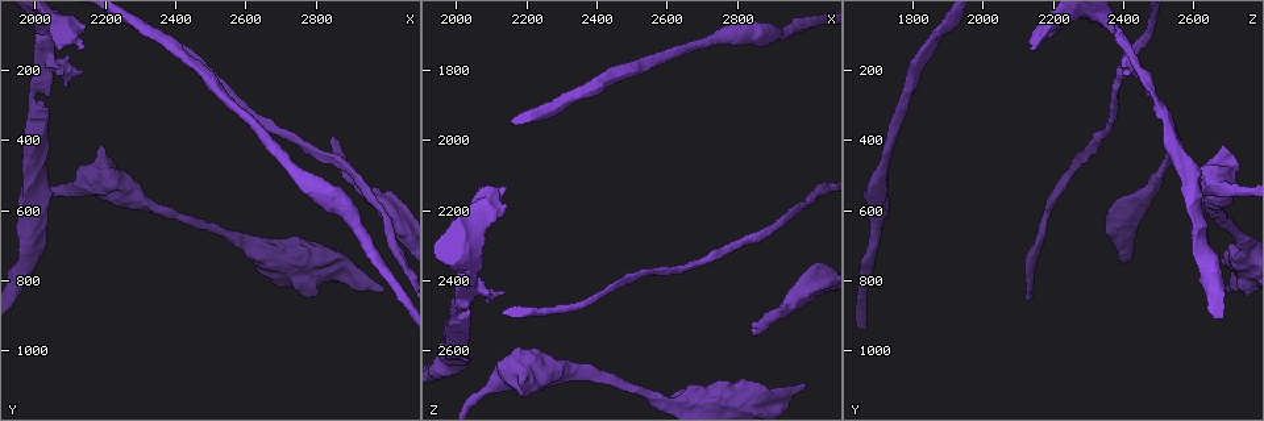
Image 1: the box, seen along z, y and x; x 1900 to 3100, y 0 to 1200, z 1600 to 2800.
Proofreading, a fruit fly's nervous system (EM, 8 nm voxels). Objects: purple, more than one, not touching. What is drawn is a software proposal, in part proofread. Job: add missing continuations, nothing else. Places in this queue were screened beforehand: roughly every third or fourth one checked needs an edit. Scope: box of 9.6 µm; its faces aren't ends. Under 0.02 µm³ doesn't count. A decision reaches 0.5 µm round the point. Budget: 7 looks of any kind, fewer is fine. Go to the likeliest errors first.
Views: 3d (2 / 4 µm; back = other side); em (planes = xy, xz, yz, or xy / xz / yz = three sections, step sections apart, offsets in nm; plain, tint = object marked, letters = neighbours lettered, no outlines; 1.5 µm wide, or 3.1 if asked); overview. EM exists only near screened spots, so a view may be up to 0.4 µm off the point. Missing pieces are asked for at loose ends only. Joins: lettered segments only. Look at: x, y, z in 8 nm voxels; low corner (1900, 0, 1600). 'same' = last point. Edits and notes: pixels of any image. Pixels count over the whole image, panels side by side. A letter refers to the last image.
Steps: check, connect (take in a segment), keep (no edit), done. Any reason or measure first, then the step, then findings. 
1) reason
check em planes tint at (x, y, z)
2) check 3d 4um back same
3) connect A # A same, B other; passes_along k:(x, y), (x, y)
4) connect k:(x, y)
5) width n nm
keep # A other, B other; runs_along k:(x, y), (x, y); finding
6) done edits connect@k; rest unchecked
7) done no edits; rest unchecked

an open end
check 3d 2um at (2850, 390, 2550)

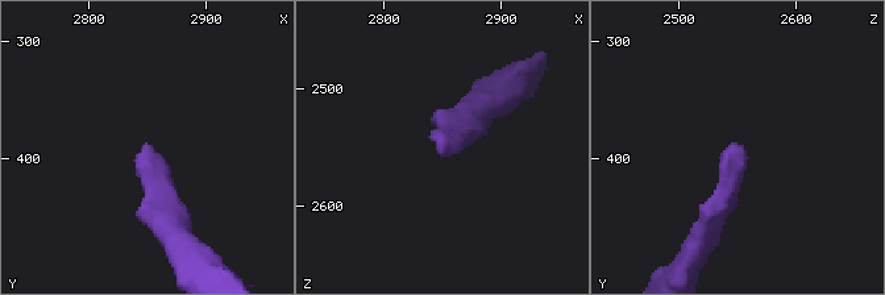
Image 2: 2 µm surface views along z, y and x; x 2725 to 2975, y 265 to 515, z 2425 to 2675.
check em planes letters at (2850, 388, 2546)

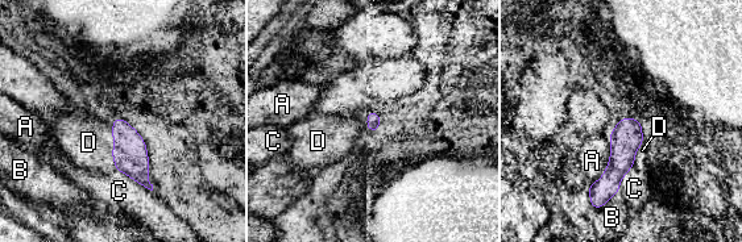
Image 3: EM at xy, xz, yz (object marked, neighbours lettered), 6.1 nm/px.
connect D # A other, B other, C other, D same; it goes on there

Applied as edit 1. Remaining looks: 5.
see it whole again
check overview

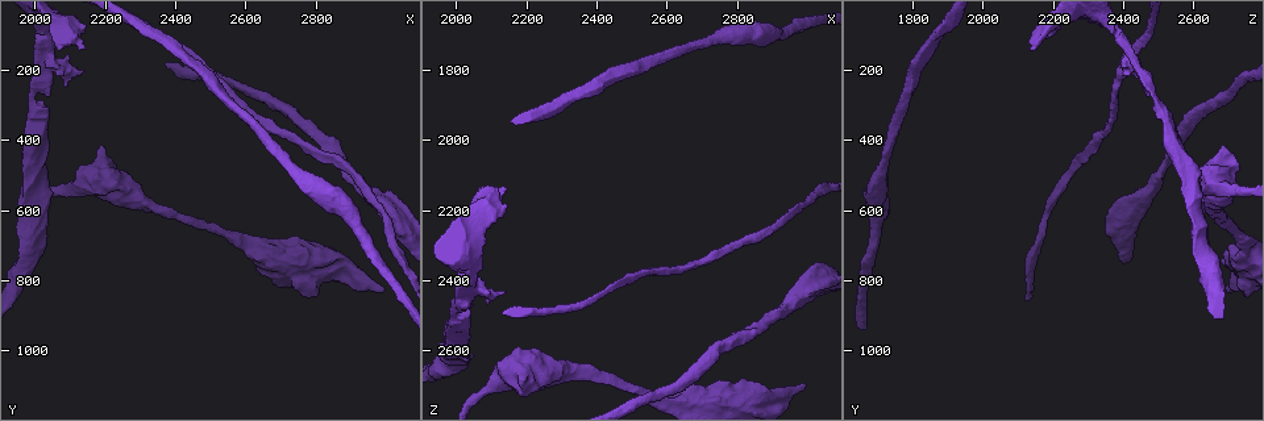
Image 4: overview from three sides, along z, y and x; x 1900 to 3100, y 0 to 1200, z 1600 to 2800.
branch stops here
check 3d 4um at (3000, 820, 2700)

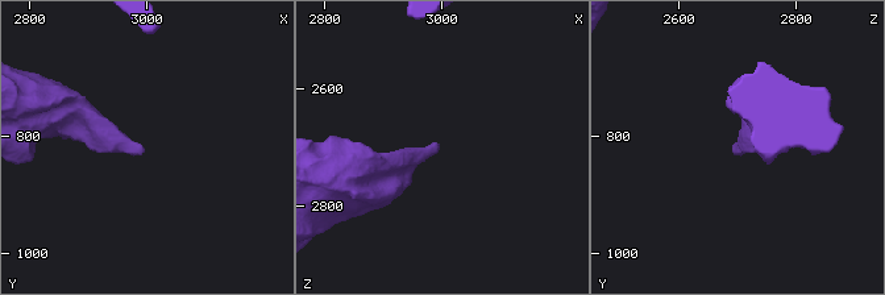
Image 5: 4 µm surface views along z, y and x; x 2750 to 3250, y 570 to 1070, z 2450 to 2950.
check em planes letters at (2990, 825, 2690)

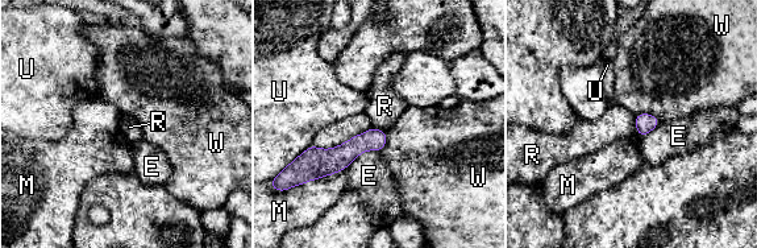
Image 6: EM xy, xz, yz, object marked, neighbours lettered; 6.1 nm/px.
keep # E other, M other, R other, U other, W other; border 6:(633, 116), (637, 135); no lettered segment goes on from it

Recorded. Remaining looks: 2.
done edits connect@3; rest unchecked

